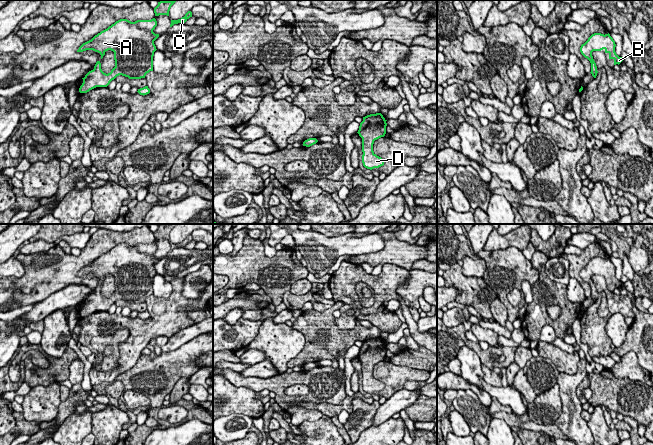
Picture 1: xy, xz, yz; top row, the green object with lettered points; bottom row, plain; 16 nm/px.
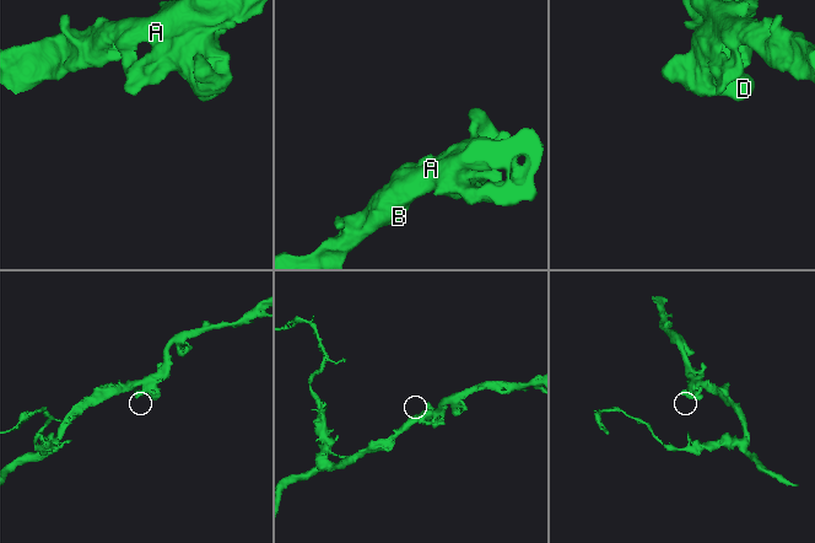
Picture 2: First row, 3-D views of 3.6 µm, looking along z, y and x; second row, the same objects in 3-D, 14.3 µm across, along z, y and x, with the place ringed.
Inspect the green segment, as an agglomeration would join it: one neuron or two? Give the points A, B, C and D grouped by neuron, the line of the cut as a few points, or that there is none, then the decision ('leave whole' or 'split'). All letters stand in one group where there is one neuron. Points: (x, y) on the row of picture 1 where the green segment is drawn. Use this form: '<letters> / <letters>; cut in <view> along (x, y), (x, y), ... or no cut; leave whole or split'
A B C D; no cut; leave whole

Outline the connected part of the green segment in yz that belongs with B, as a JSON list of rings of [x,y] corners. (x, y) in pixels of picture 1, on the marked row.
[[[594,33],[592,34],[588,40],[581,45],[580,52],[581,54],[587,58],[591,63],[591,74],[594,78],[597,76],[597,66],[593,59],[592,52],[593,51],[601,51],[605,50],[605,53],[609,54],[609,59],[614,60],[614,65],[620,64],[623,59],[619,57],[615,52],[615,41],[610,36],[610,34],[601,34],[601,33]]]

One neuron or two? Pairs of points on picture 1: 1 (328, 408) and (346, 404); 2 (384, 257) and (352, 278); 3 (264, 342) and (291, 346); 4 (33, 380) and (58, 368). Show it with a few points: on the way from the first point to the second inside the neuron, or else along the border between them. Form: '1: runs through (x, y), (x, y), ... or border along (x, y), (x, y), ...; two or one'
1: runs through (332, 408), (342, 406); one
2: border along (383, 264), (396, 264), (406, 269); two
3: runs through (271, 344), (284, 344); one
4: runs through (39, 377), (45, 377), (52, 373); one

